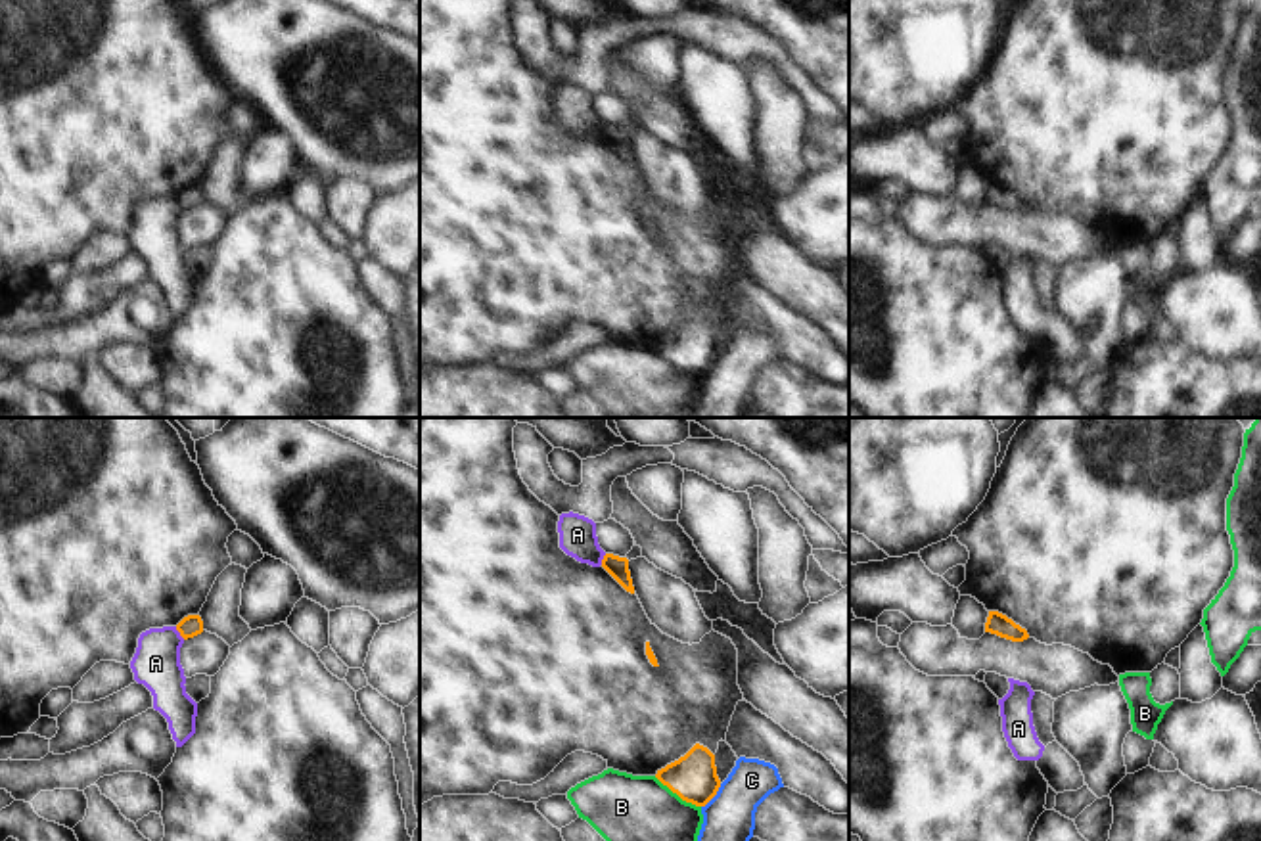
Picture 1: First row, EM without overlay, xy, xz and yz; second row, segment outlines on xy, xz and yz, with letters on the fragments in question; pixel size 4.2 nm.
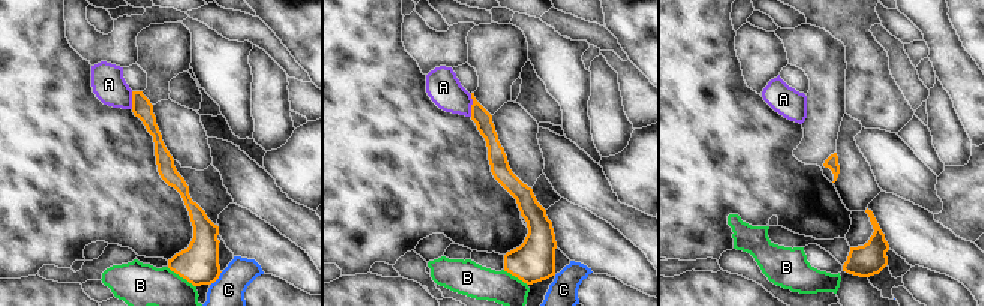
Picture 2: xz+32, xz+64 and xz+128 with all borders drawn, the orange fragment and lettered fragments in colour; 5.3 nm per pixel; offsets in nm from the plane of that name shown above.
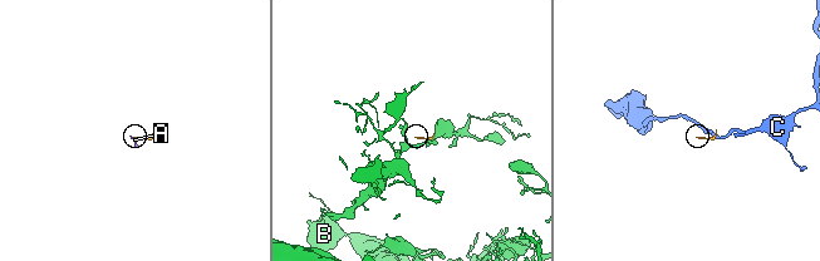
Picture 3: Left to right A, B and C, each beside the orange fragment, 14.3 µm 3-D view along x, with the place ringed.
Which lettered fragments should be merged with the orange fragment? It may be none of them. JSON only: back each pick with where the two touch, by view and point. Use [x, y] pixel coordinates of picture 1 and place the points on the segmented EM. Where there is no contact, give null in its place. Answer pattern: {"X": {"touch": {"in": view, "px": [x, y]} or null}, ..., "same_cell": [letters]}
{"same_cell": []}

